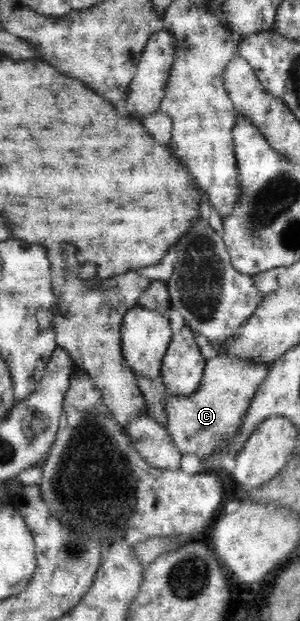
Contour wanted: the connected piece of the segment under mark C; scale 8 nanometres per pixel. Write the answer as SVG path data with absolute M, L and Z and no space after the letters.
M218 353L206 359L204 376L199 389L191 395L170 396L165 403L167 414L166 428L181 455L194 453L208 469L208 461L215 450L228 444L239 431L245 415L259 384L267 377L269 365L251 360L241 360L229 354Z

